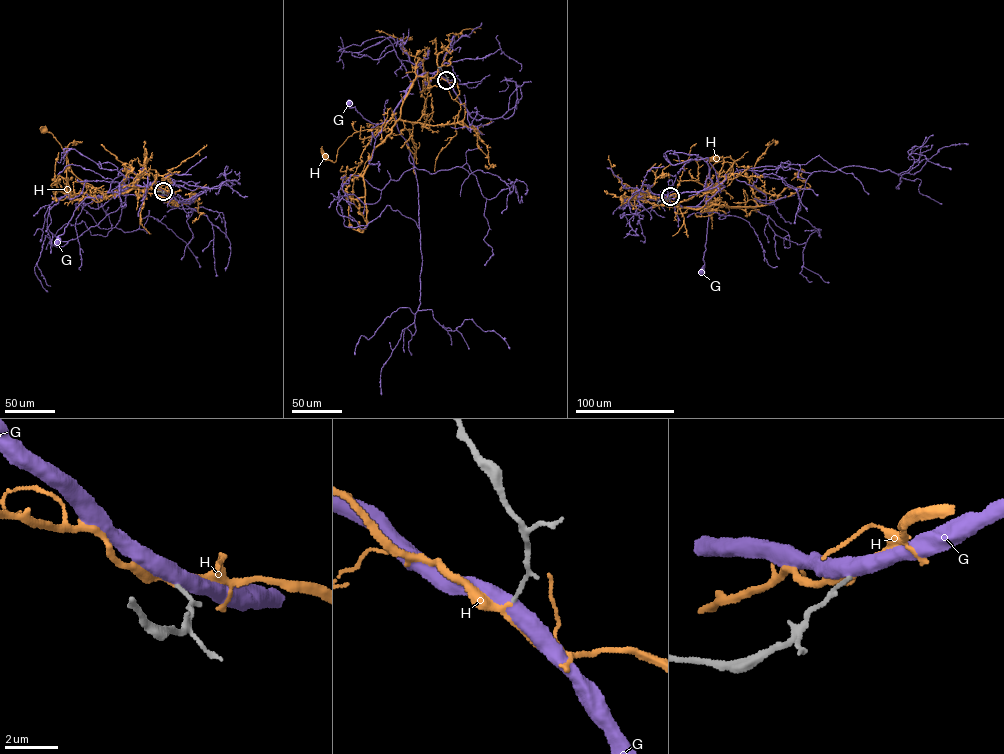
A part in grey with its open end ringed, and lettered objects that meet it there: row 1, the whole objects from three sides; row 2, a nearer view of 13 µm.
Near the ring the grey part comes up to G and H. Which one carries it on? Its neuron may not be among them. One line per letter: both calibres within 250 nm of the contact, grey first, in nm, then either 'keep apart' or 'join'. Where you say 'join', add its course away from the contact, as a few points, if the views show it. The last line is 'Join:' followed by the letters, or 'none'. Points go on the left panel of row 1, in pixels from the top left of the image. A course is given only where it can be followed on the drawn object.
G: 140/500 nm | keep apart
H: 130/170 nm | join | via (163, 191), (135, 187), (114, 198), (109, 196), (73, 173), (61, 145), (52, 133), (43, 130)
Join: H

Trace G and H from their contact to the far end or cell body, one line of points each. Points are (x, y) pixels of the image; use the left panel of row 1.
G: (163, 191), (154, 184), (134, 185), (118, 192), (86, 197), (57, 242)
H: (163, 191), (135, 187), (114, 198), (109, 196), (73, 173), (61, 145), (52, 133), (43, 130)

